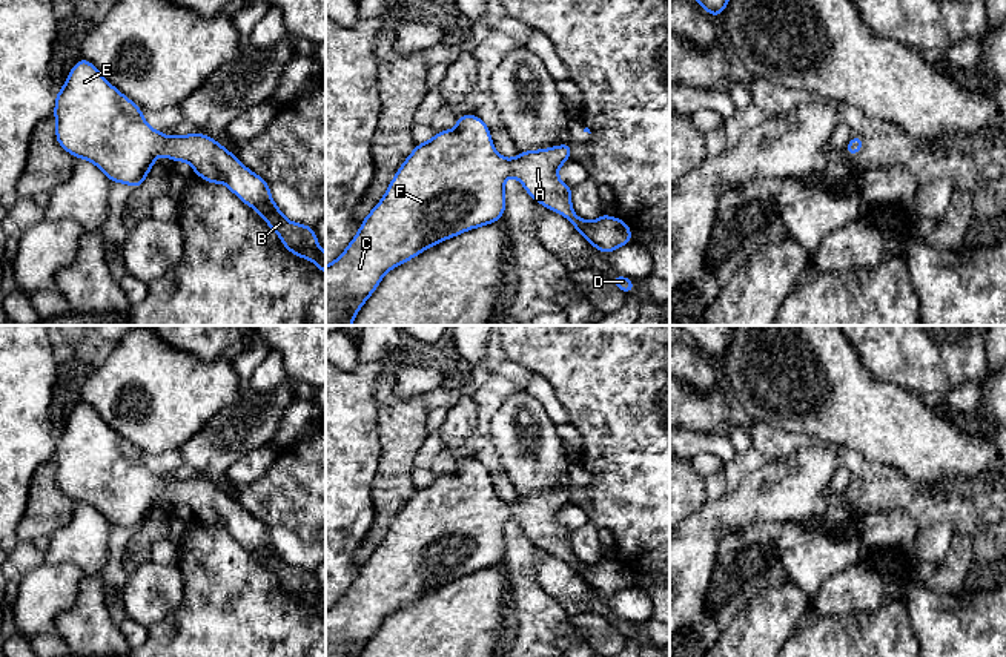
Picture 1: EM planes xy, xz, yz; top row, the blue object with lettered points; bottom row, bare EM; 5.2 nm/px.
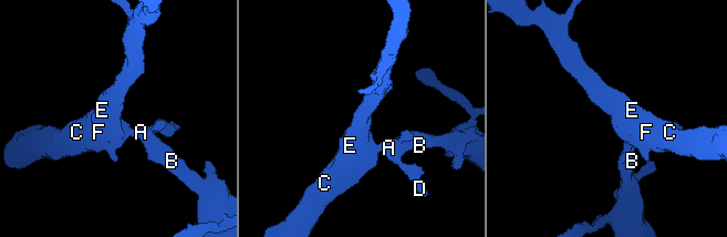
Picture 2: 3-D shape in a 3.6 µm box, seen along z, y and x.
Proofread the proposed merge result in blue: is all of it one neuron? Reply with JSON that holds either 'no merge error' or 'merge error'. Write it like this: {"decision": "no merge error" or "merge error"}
{"decision": "no merge error"}

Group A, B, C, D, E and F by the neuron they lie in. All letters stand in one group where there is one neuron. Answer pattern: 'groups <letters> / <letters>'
groups A B C D E F

